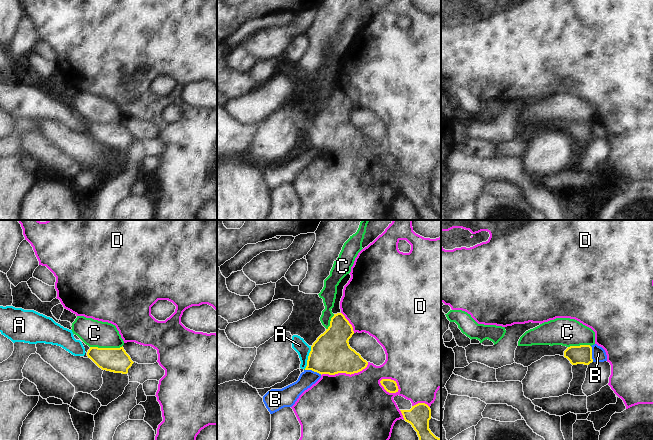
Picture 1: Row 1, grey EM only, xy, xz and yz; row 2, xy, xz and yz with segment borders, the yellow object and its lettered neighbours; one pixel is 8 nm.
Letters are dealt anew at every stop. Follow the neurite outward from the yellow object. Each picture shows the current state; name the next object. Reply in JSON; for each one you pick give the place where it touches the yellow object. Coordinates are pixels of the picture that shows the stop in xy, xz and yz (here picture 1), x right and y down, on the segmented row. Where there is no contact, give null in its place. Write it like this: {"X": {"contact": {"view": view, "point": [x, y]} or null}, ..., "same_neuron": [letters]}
{"A": {"contact": {"view": "xz", "point": [308, 357]}}, "same_neuron": ["A"]}

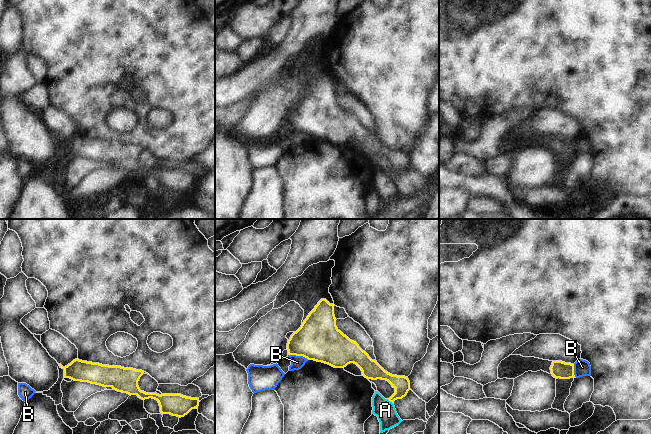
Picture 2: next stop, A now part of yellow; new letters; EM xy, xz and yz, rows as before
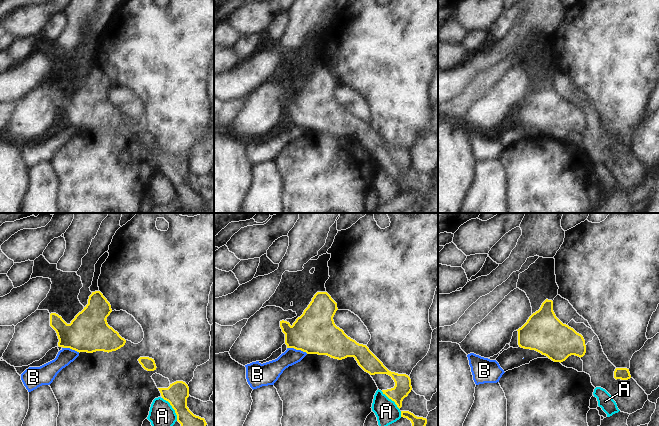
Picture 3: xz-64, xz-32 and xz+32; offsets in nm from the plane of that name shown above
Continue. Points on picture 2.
{"same_neuron": []}

